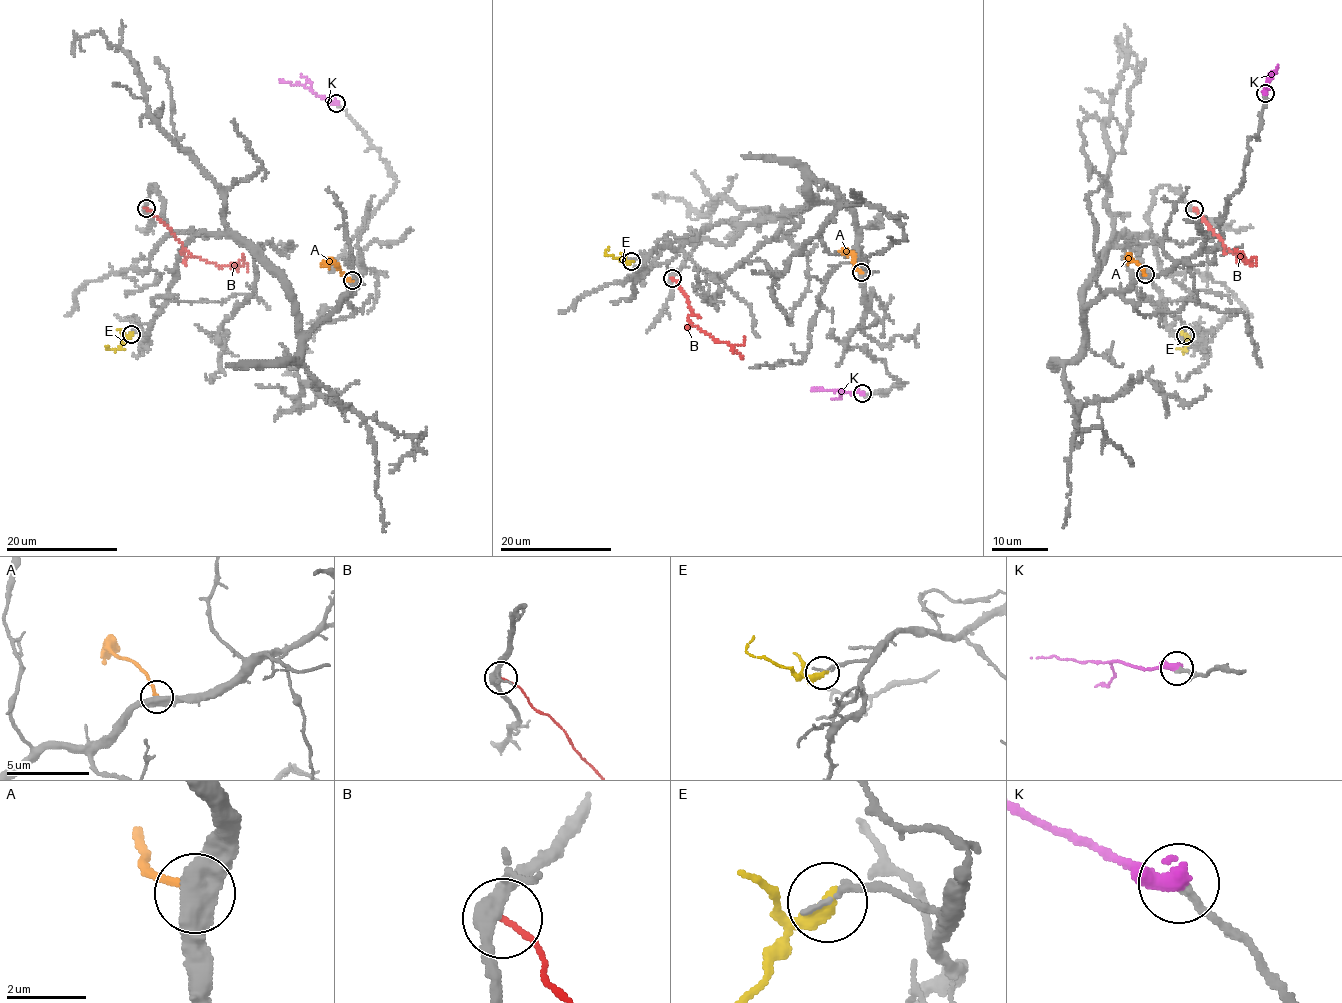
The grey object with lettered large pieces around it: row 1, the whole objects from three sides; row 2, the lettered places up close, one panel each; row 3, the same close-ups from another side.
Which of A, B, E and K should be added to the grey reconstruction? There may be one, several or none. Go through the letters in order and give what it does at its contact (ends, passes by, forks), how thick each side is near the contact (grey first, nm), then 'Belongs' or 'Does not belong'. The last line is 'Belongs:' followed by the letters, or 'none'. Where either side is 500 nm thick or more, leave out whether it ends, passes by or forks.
A: Thickness 550 nm (grey) against 190 nm. Does not belong
B: It ends there. Thickness 320 nm (grey) against 130 nm. Does not belong
E: It ends there. Thickness 160 nm (grey) against 400 nm. Does not belong
K: It ends there. Thickness 200 nm (grey) against 480 nm. Belongs
Belongs: K

